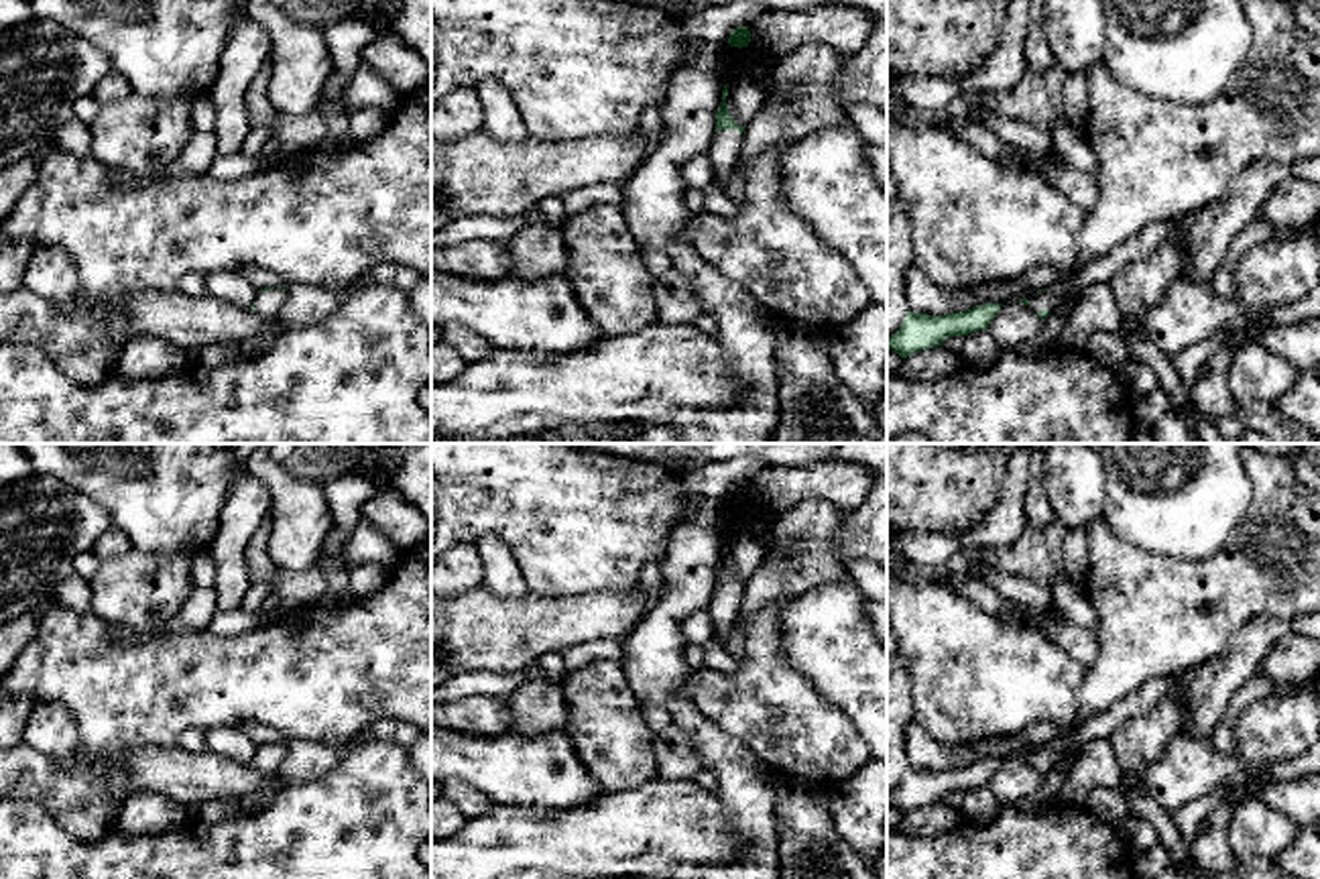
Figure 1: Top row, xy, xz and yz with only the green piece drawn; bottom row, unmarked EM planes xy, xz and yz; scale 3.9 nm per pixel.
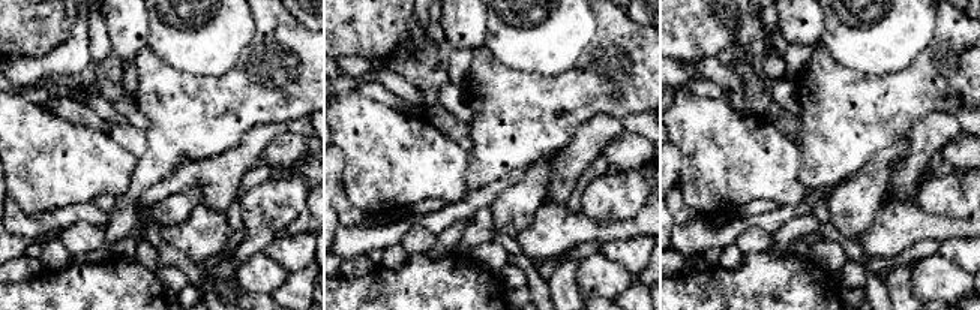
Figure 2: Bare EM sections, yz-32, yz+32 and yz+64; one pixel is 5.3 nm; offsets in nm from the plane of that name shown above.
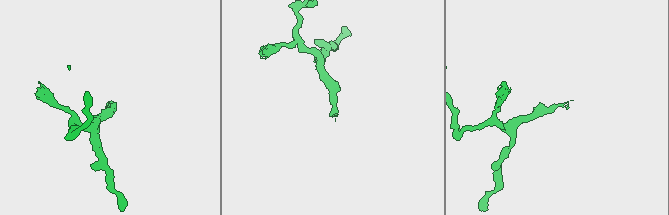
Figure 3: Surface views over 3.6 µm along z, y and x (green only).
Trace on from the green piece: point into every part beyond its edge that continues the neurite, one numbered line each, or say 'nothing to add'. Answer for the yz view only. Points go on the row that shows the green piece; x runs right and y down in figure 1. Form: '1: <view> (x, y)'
1: yz (1205, 235)

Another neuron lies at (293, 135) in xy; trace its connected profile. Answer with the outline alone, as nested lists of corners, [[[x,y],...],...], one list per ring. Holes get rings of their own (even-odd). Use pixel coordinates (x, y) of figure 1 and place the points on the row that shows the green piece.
[[[321,102],[307,114],[277,114],[271,140],[291,159],[323,144],[325,116]]]

